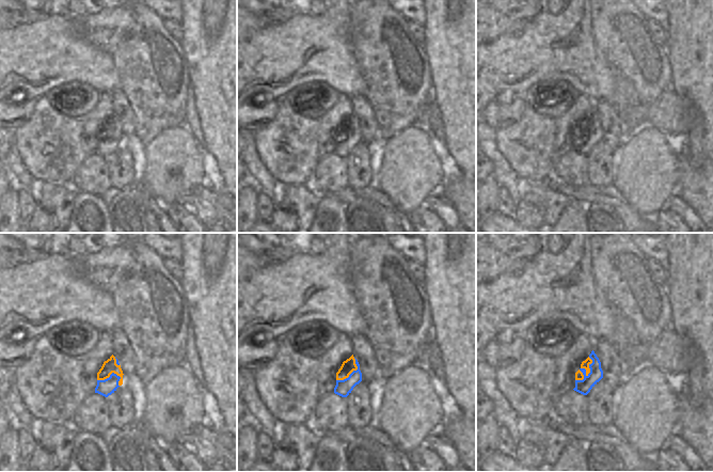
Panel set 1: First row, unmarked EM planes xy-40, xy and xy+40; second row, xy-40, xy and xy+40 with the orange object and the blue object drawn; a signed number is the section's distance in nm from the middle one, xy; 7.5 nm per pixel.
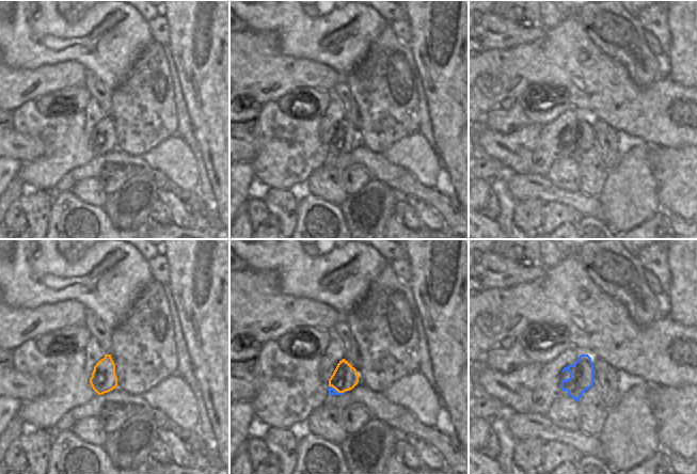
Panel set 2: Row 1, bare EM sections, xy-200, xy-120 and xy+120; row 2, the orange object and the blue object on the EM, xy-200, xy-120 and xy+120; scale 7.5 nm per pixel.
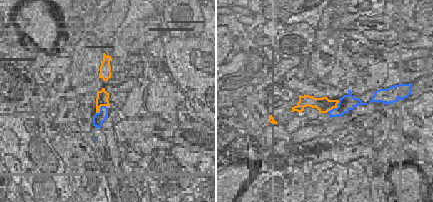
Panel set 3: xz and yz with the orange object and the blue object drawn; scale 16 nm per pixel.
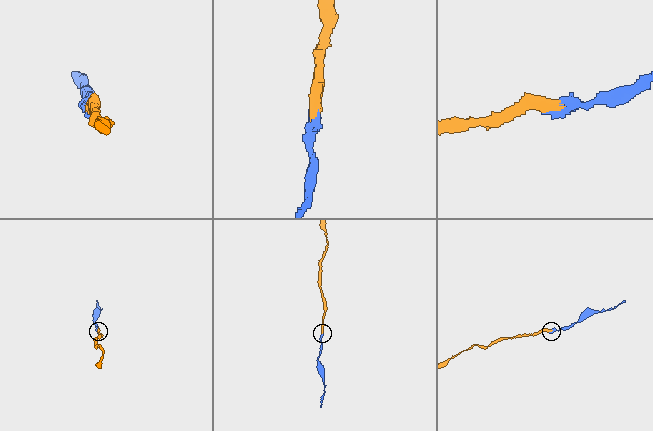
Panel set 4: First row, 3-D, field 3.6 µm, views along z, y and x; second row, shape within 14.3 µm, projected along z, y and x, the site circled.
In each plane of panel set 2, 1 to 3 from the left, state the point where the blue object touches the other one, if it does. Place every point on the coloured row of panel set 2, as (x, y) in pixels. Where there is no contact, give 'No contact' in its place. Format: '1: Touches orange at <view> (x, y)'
1: Touches orange at xy-200 (96, 392)
2: Touches orange at xy-120 (338, 392)
3: No contact.

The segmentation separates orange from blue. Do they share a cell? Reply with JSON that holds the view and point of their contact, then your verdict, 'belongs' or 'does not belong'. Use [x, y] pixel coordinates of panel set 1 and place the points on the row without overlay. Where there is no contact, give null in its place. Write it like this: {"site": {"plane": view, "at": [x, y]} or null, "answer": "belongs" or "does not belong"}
{"site": {"plane": "xy+40", "at": [589, 132]}, "answer": "belongs"}

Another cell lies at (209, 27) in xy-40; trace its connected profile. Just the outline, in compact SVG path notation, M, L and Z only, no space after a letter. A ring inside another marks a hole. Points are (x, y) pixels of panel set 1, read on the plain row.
M179 0L183 7L180 46L189 65L204 144L217 161L225 192L237 201L237 0Z

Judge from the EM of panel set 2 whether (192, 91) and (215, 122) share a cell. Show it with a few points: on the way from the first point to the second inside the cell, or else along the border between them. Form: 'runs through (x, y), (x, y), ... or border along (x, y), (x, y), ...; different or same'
runs through (200, 98), (215, 114); same

